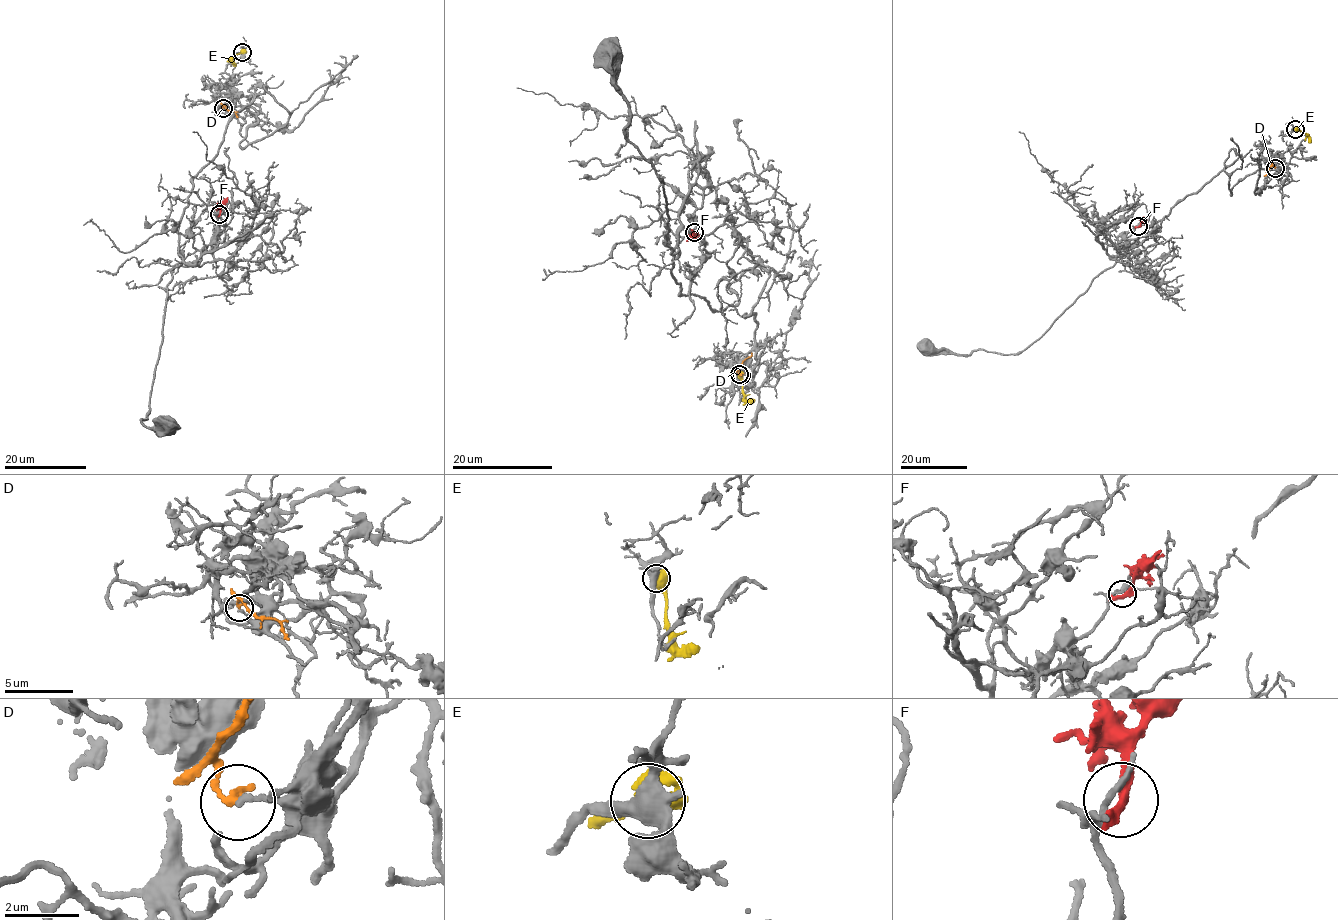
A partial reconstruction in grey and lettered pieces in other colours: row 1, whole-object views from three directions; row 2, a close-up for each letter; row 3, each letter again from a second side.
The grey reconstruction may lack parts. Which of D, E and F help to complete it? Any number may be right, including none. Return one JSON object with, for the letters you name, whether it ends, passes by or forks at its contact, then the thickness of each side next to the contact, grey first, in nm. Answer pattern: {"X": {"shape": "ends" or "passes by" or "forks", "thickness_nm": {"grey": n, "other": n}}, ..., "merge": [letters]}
{"merge": []}

